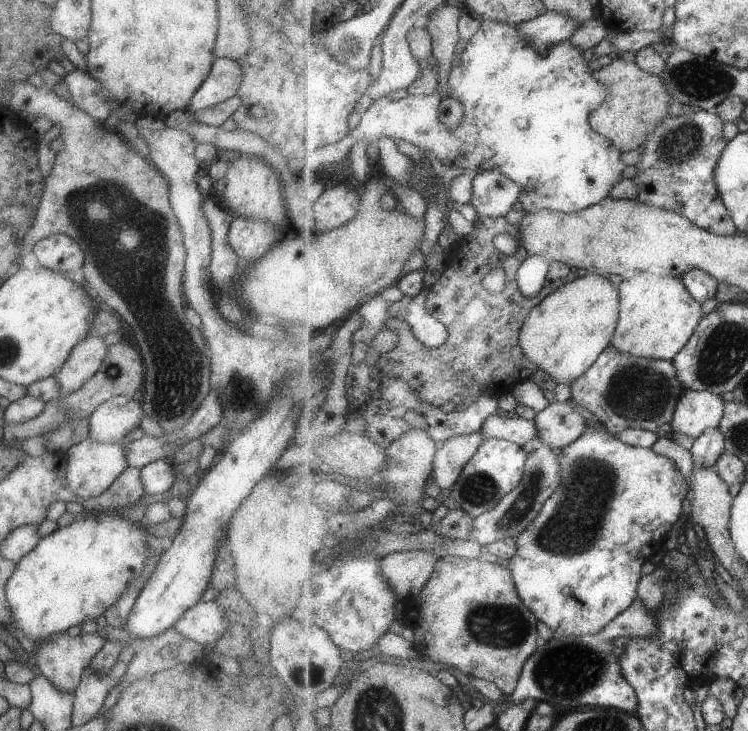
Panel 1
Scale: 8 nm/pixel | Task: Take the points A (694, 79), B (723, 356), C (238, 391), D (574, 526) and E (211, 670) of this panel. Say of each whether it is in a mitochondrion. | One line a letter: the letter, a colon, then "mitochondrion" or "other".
A: mitochondrion
B: mitochondrion
C: mitochondrion
D: mitochondrion
E: other

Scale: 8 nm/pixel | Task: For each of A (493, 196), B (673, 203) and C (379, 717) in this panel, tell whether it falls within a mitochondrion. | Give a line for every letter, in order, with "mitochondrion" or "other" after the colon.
A: mitochondrion
B: other
C: mitochondrion

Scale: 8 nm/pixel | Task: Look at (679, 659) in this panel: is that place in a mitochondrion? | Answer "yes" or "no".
no

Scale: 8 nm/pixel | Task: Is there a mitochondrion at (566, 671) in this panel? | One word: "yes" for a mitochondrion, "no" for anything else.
yes

